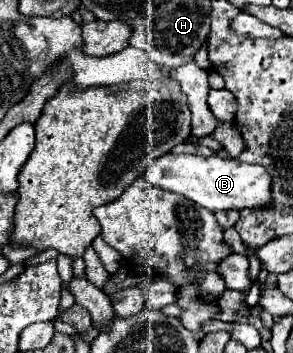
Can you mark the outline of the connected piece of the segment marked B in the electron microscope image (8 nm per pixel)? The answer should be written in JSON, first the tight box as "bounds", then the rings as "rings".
{"bounds":[144,152,272,212],"rings":[[[170,152],[154,160],[146,168],[144,178],[158,188],[182,194],[188,200],[212,212],[272,206],[272,176],[258,164],[244,164],[236,158],[224,158],[220,154],[204,158],[204,156]]]}

